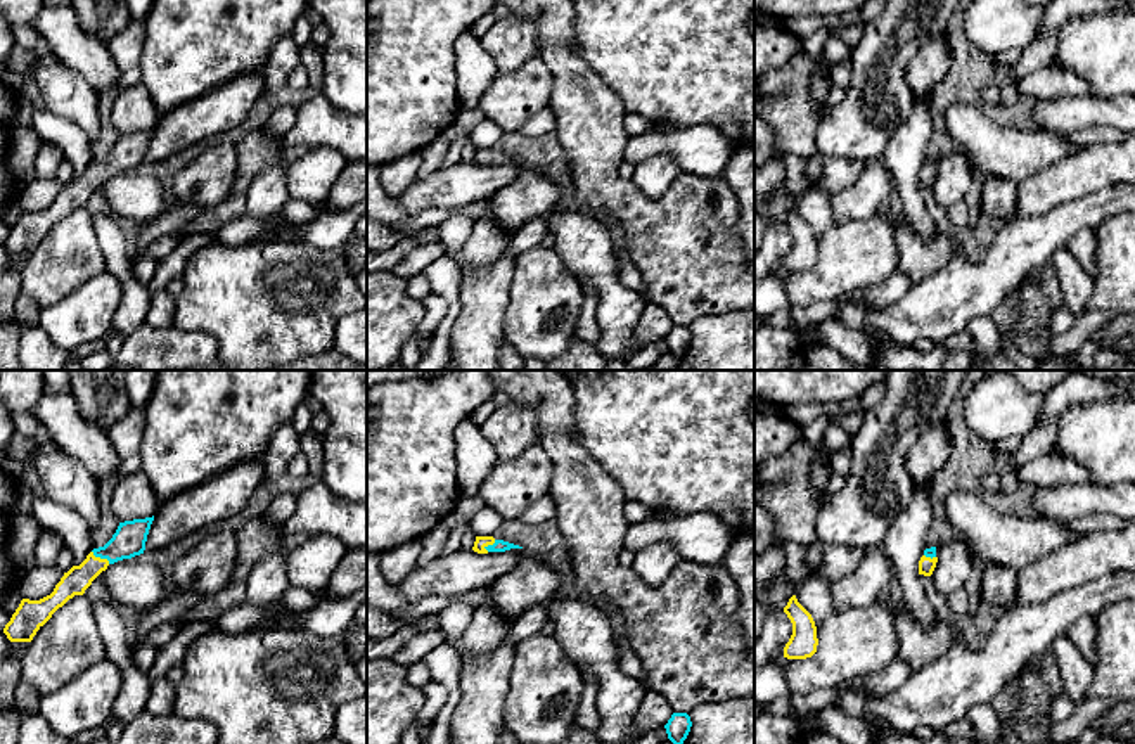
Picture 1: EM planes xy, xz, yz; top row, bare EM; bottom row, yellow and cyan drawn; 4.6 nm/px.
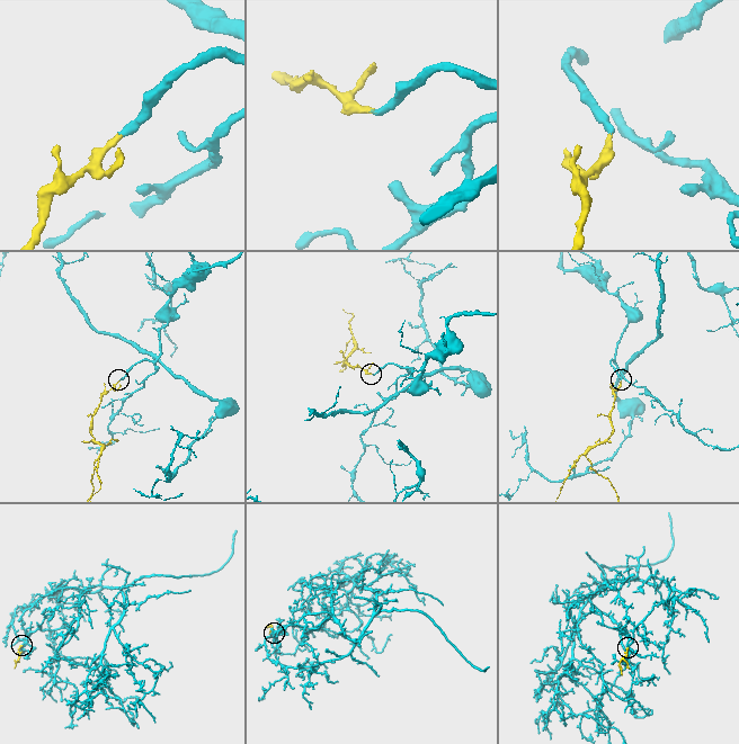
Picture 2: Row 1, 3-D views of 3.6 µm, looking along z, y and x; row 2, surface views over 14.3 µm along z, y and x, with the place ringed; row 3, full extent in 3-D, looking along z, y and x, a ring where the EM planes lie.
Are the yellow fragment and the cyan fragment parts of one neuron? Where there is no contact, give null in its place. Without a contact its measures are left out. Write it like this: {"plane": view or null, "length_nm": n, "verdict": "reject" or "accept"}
{"plane": "xy", "length_nm": 110, "verdict": "accept"}

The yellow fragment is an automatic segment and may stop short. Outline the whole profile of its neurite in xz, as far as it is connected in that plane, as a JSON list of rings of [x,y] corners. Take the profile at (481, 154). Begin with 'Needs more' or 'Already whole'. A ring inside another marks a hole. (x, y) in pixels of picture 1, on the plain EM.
Needs more. [[[476,149],[474,159],[472,159],[472,163],[478,166],[505,164],[510,161],[523,161],[523,159],[503,152],[495,152],[493,149]]]

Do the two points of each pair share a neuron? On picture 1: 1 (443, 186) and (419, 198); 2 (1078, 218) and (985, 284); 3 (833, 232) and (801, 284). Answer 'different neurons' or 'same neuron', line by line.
1: same neuron
2: same neuron
3: same neuron

